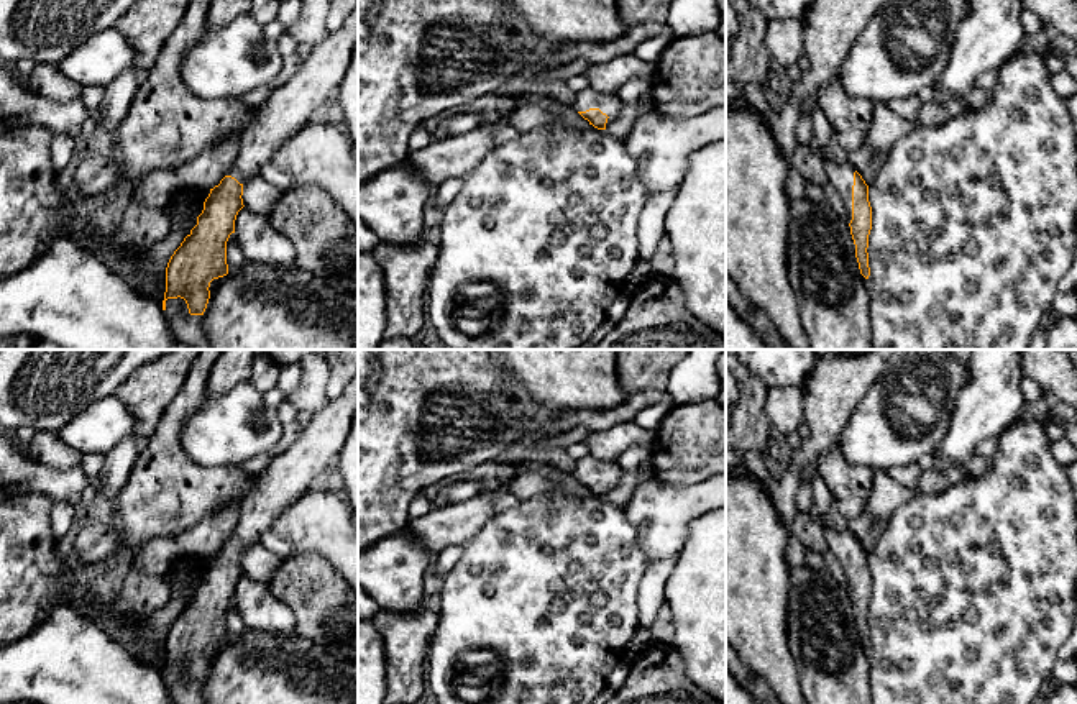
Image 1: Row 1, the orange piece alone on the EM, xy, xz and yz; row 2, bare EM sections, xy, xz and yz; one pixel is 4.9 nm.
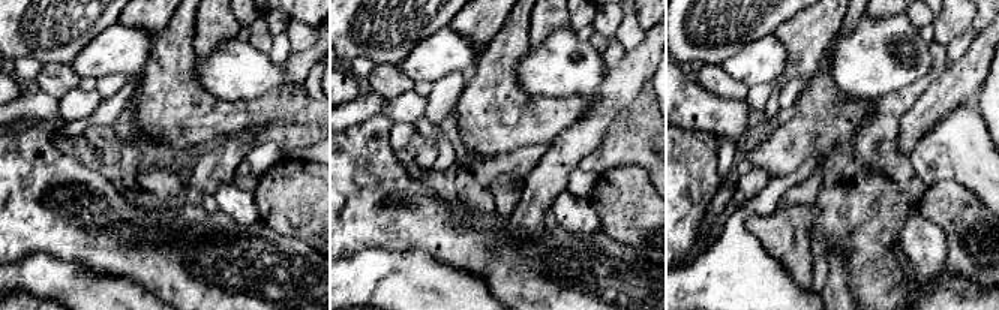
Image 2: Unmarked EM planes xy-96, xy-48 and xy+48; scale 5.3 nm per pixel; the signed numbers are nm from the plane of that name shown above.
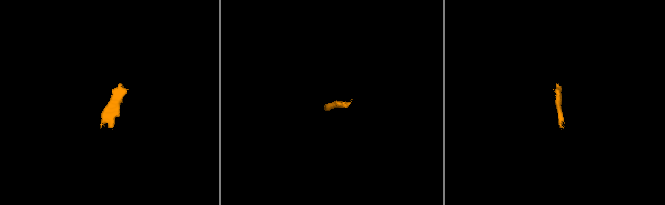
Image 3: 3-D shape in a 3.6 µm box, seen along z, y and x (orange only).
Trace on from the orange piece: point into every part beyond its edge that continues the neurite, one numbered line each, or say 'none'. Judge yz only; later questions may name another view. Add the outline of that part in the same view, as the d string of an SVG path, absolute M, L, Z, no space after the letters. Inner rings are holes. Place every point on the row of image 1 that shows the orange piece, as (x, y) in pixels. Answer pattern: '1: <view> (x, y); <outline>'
1: yz (841, 174); M824 161L824 166L826 166L827 179L836 187L842 200L842 205L846 208L847 220L850 223L852 220L852 185L854 185L855 167L849 161L842 161L842 162Z

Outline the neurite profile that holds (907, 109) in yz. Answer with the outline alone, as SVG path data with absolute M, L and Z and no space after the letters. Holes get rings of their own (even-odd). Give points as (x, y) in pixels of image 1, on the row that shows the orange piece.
M913 95L908 98L893 98L888 102L888 107L901 118L916 123L921 102L923 97Z

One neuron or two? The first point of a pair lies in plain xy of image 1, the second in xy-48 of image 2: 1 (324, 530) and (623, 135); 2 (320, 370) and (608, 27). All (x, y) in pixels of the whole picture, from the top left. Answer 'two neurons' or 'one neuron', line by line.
1: one neuron
2: two neurons

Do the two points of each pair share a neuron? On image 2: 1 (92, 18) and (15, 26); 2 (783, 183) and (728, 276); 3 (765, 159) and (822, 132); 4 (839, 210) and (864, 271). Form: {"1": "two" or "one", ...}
{"1": "one", "2": "one", "3": "one", "4": "one"}

